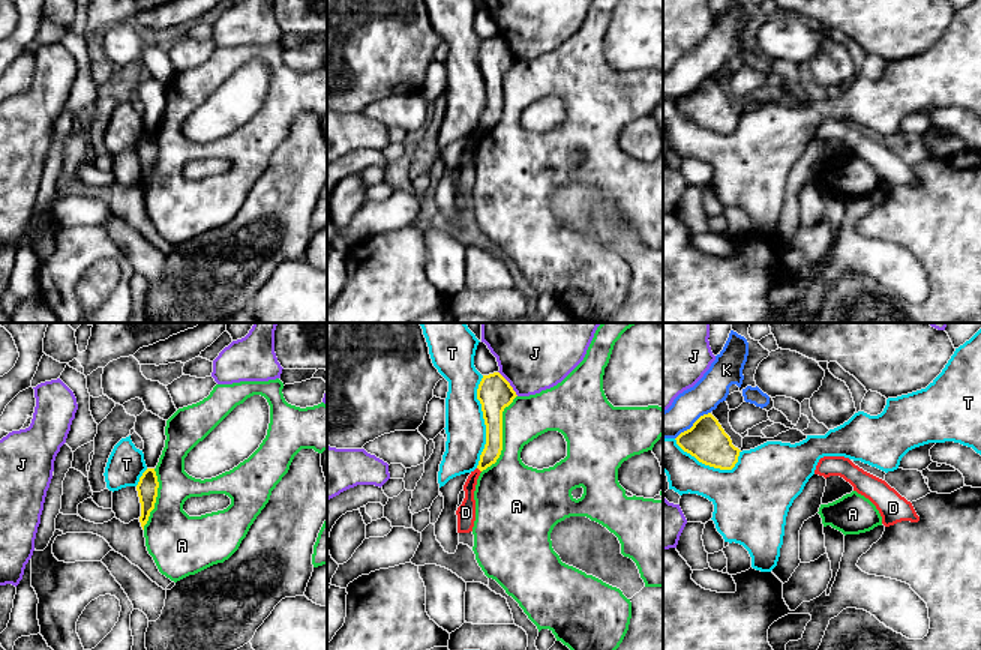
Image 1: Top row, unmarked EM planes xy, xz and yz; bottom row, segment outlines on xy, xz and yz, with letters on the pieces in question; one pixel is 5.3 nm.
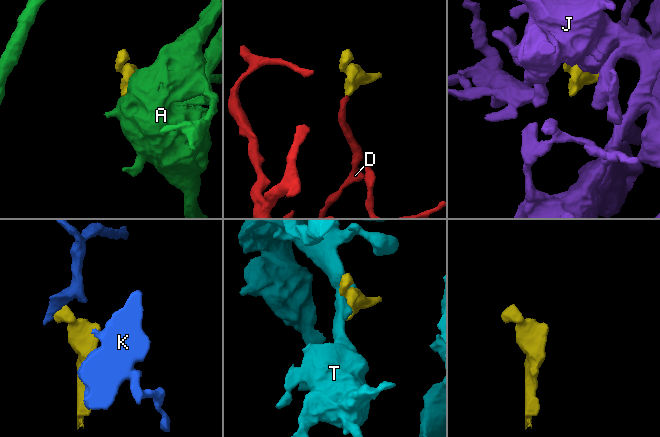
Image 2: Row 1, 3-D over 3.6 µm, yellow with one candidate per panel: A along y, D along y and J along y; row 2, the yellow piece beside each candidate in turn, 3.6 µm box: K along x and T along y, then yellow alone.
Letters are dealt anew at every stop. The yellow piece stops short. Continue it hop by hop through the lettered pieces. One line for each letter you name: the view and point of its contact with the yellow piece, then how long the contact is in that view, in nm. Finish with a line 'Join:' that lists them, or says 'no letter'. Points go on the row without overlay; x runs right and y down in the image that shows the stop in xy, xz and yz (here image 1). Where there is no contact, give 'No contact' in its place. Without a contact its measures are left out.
Join: no letter

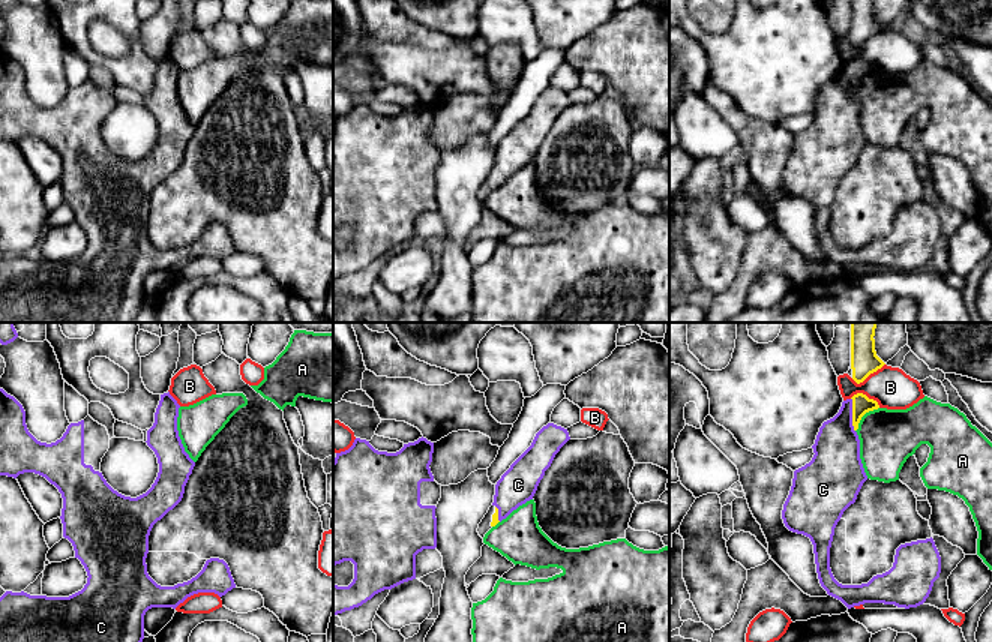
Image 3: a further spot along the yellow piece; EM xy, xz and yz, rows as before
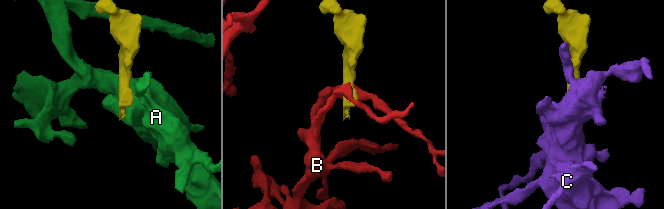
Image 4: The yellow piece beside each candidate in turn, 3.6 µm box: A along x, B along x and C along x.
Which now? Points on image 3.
C: Touches yellow at yz (853, 78). Shared border 180 nm
Join: C

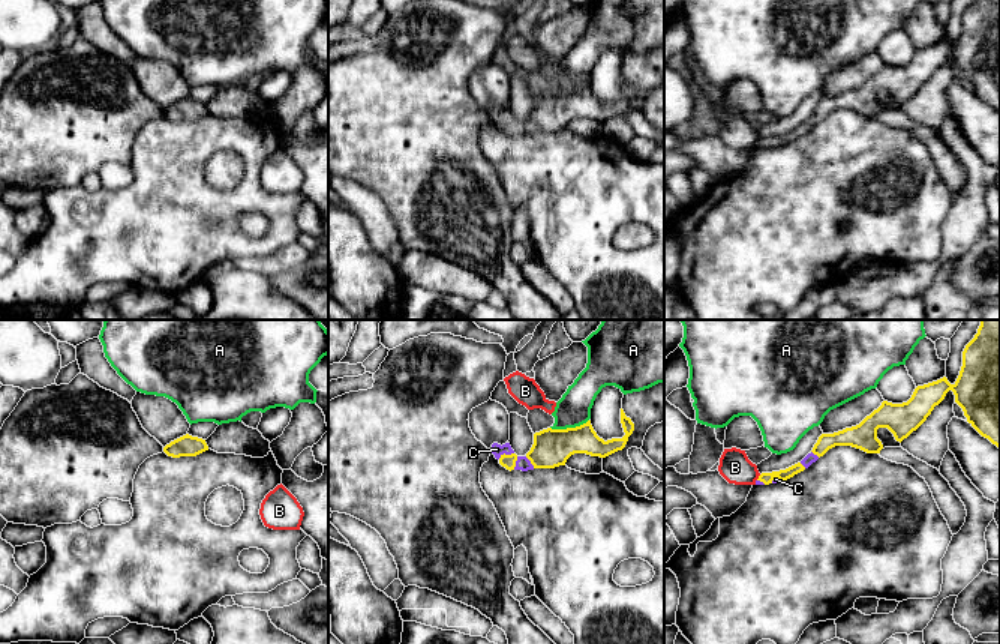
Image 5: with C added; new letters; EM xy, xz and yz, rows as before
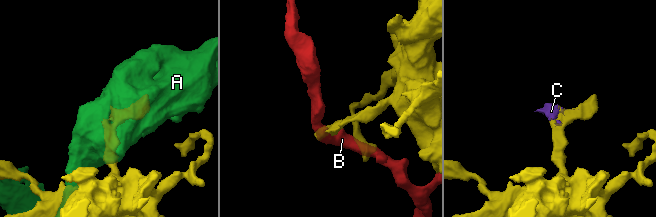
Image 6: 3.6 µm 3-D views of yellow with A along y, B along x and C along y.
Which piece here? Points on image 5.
C: Touches yellow at xz (504, 117). Shared border 90 nm
Join: C

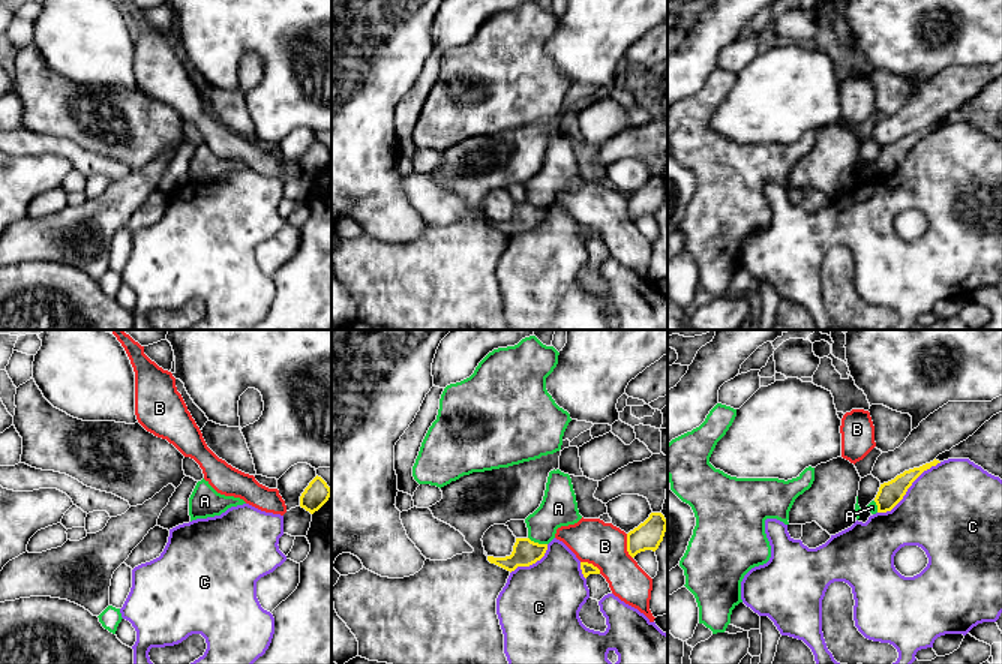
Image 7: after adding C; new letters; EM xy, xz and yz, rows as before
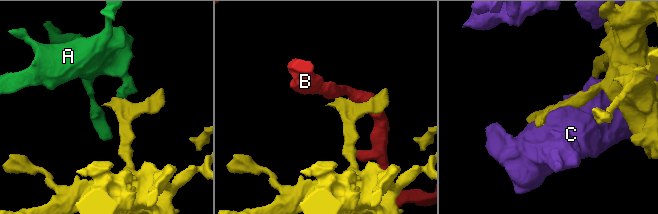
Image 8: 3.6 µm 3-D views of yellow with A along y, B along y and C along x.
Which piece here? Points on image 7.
Join: no letter

